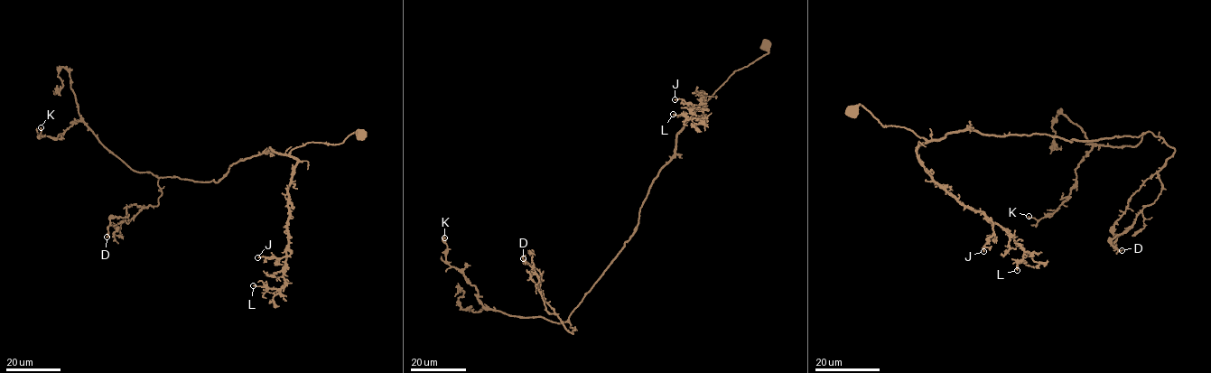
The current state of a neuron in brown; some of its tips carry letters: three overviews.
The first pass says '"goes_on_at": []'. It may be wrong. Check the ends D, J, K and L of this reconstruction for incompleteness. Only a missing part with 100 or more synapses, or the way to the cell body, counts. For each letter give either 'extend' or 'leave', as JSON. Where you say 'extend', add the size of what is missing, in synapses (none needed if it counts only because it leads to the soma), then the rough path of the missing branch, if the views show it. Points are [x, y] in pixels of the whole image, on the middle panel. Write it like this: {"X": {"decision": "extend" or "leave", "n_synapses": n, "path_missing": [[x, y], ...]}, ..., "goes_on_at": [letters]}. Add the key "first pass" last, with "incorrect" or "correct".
{"D": {"decision": "leave"}, "J": {"decision": "leave"}, "K": {"decision": "leave"}, "L": {"decision": "leave"}, "goes_on_at": [], "first pass": "correct"}

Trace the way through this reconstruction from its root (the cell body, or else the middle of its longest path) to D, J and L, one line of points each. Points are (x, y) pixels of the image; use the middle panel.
D: (766, 43), (766, 54), (733, 71), (676, 135), (636, 231), (569, 316), (572, 333), (523, 258)
J: (766, 43), (766, 54), (733, 71), (697, 109), (704, 97), (699, 92), (707, 109), (675, 99)
L: (766, 43), (766, 54), (733, 71), (697, 109), (704, 97), (699, 92), (705, 118), (673, 114)

